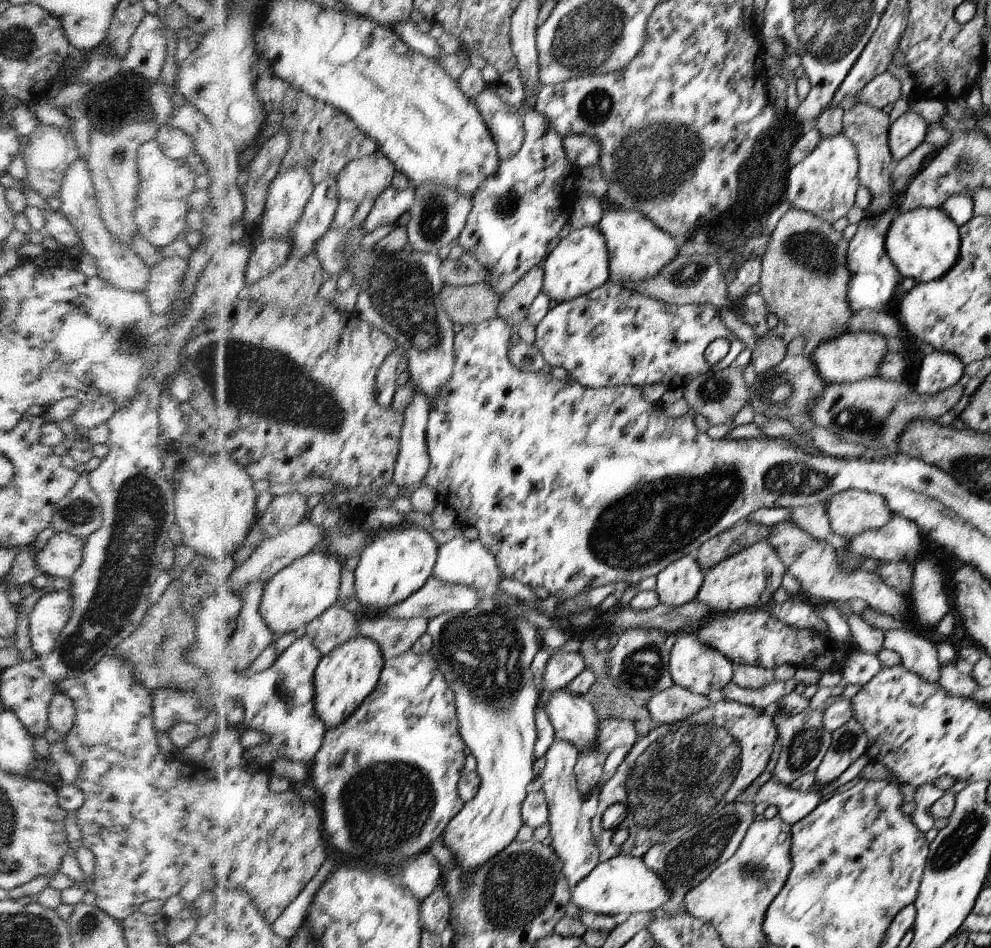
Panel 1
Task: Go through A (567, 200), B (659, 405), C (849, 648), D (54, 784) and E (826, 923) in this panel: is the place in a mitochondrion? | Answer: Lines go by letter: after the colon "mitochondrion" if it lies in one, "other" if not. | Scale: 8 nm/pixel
A: other
B: other
C: other
D: other
E: mitochondrion

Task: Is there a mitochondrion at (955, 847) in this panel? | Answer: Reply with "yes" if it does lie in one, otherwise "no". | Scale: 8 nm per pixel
yes

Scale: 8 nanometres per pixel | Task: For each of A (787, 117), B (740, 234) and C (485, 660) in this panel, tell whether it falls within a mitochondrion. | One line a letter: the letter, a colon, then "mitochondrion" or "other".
A: other
B: other
C: mitochondrion

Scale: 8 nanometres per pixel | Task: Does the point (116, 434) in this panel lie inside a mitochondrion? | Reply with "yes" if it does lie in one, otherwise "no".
no

